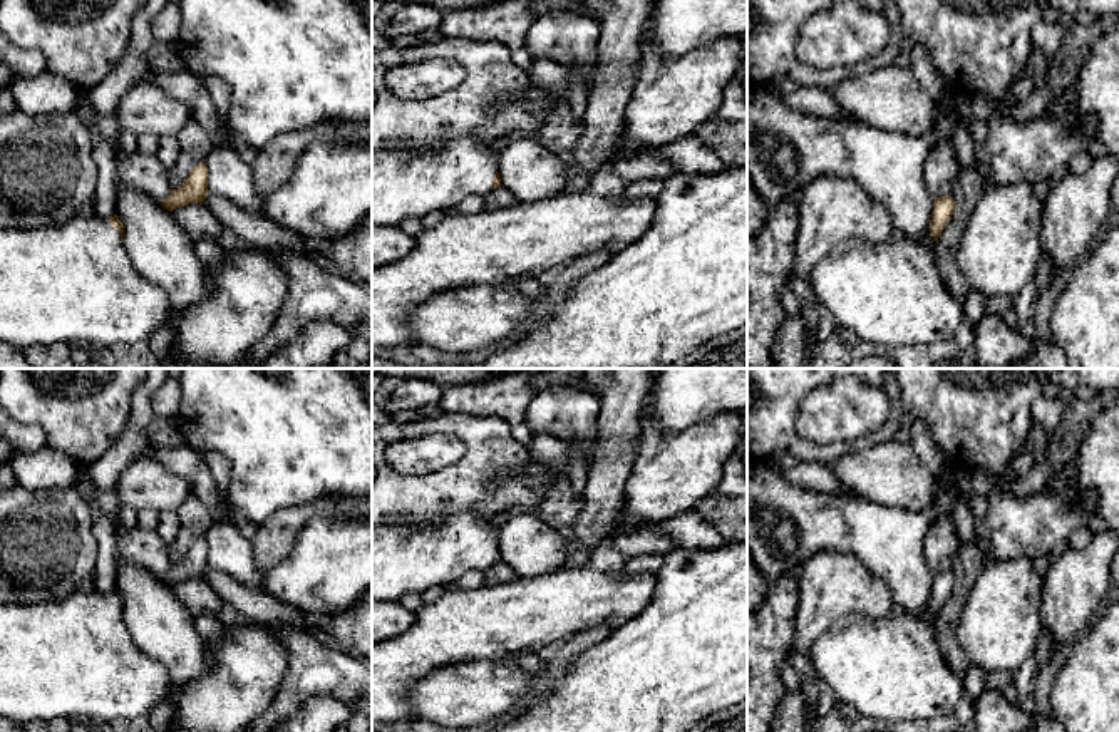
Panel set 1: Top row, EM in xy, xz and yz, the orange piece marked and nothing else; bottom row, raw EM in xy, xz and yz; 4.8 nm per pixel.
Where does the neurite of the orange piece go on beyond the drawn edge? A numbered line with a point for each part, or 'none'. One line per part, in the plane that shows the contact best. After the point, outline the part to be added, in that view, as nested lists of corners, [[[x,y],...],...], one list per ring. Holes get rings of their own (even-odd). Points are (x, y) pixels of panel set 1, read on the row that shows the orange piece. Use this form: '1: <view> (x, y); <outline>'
1: xy (74, 283); [[[89,214],[57,226],[0,229],[0,343],[18,350],[54,343],[114,348],[149,340],[174,318],[166,291],[132,266],[107,219]]]

